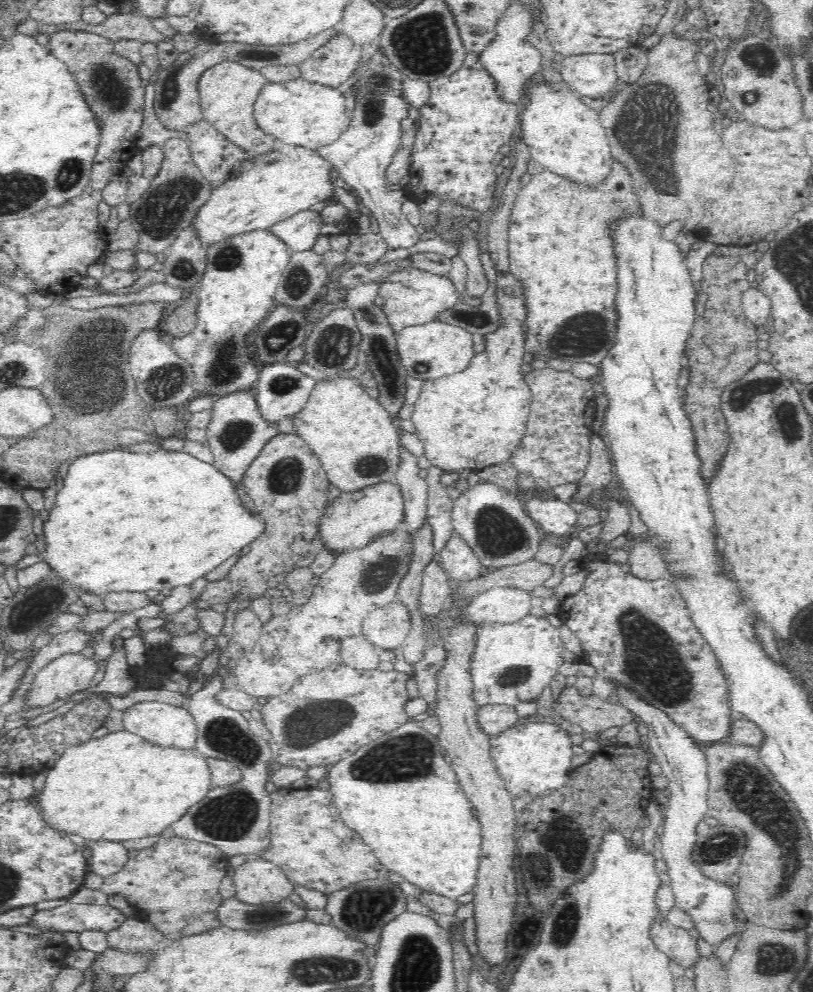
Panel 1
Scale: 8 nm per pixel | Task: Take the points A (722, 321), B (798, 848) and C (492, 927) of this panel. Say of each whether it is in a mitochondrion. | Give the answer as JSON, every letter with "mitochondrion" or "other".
{"A":"other","B":"mitochondrion","C":"other"}

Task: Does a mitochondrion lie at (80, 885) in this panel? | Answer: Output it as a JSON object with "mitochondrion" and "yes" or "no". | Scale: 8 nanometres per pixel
{"mitochondrion":"no"}

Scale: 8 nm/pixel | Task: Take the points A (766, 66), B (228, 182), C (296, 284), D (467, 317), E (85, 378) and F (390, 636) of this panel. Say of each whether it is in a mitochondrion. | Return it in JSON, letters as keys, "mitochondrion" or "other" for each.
{"A":"mitochondrion","B":"other","C":"mitochondrion","D":"other","E":"mitochondrion","F":"other"}

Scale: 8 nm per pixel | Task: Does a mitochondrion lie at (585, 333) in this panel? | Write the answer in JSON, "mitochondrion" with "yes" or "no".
{"mitochondrion":"yes"}

